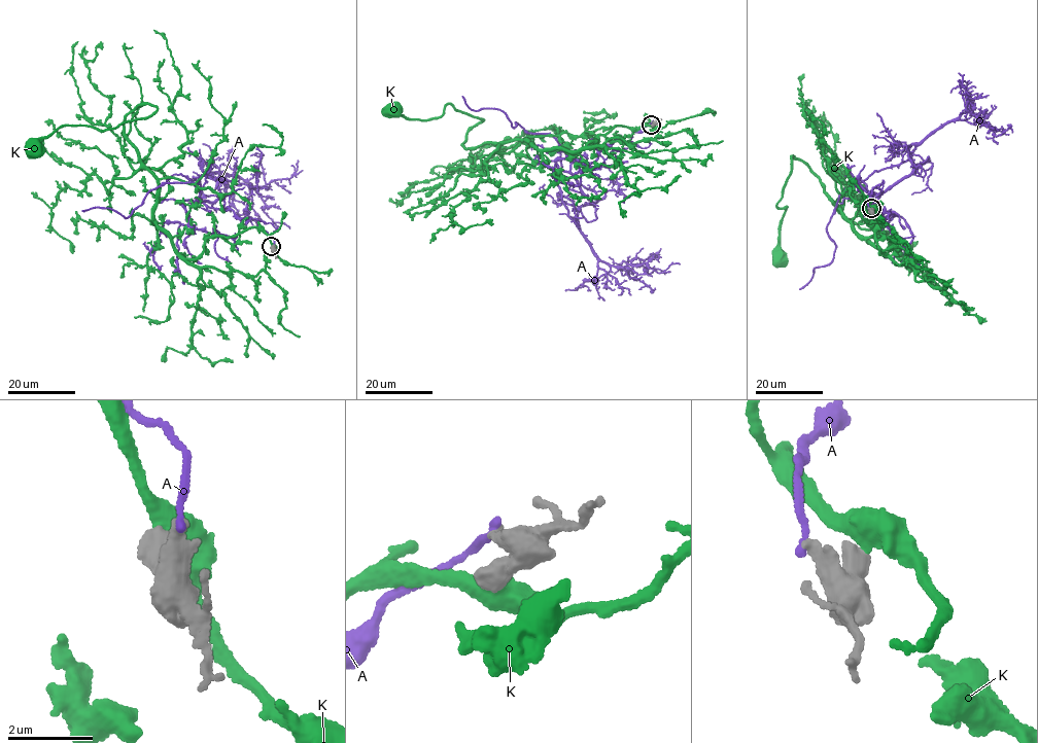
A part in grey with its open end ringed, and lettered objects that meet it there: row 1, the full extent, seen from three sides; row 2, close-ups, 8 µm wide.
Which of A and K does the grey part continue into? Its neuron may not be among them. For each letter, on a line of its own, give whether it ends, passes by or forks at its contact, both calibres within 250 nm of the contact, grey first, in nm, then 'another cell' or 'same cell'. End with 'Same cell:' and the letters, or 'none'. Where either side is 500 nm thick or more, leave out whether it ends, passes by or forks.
A: it ends | 320/160 nm | another cell
K: 550/480 nm | another cell
Same cell: none

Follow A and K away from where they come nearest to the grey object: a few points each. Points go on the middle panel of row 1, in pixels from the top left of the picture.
A: (653, 121), (571, 164), (592, 202), (574, 217), (552, 136), (462, 96)
K: (653, 126), (615, 127), (569, 151), (520, 140), (468, 148), (482, 118), (450, 104), (424, 119), (393, 111)

